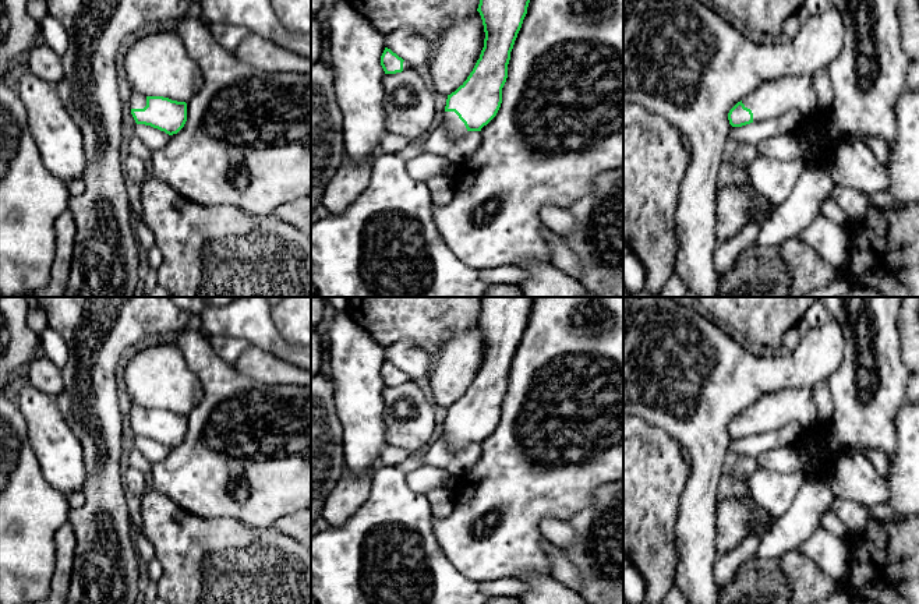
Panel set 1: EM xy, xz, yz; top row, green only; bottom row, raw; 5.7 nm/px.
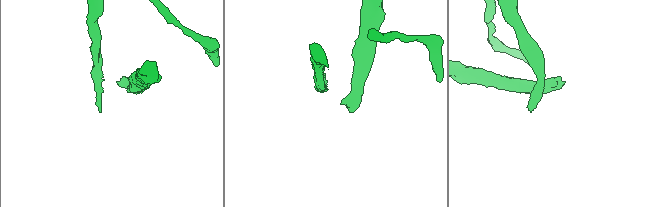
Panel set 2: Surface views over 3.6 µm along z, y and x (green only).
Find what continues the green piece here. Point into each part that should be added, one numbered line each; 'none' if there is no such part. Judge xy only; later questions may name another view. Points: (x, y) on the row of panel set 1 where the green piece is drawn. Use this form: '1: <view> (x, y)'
1: xy (138, 101)

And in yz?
1: yz (773, 98)

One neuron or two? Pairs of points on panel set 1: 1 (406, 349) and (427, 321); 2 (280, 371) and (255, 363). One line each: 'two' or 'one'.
1: two
2: one

